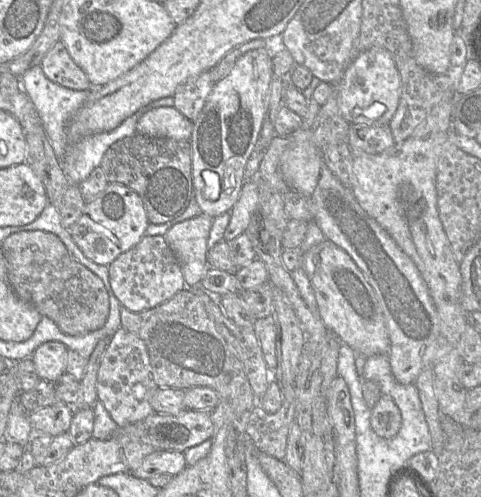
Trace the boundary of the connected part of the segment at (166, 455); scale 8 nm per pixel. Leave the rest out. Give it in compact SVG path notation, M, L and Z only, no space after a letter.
M156 451L145 457L141 465L130 473L136 478L148 480L159 474L176 476L186 467L183 452Z

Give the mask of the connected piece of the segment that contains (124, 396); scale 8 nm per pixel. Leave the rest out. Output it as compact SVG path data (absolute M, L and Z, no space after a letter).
M120 327L111 337L97 375L97 397L111 418L124 427L144 420L154 414L150 400L158 390L152 375L150 359L145 343L135 334Z

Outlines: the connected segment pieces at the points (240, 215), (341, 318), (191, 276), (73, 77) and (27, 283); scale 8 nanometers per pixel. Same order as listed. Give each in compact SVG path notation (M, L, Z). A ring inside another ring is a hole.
M245 181L236 204L231 209L231 219L224 232L223 240L232 241L247 229L251 217L259 210L257 181Z
M325 239L304 254L298 250L283 250L284 267L292 272L302 268L308 276L317 303L317 312L325 326L355 353L370 357L388 354L389 333L375 291L353 259L342 248Z
M201 213L195 218L174 225L163 235L167 245L181 265L185 284L188 288L198 287L210 268L207 262L207 243L213 220L214 218L211 216Z
M57 41L44 56L41 67L46 77L73 90L91 90L86 73L74 62L62 41Z
M40 230L21 231L8 236L1 243L1 249L6 262L7 278L14 293L34 306L42 316L50 318L64 334L83 336L105 325L110 305L103 281L72 257L58 236Z

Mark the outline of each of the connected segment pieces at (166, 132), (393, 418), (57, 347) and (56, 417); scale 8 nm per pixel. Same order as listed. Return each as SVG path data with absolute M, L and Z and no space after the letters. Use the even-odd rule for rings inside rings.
M173 107L154 108L140 117L137 133L154 137L189 141L193 131L193 121L187 119Z
M381 394L371 409L370 424L372 430L385 439L393 438L401 427L401 412L390 396Z
M48 341L34 351L31 360L43 381L55 382L66 373L67 354L68 348L63 343Z
M62 402L40 408L28 415L34 434L56 437L68 432L75 414L73 406Z

